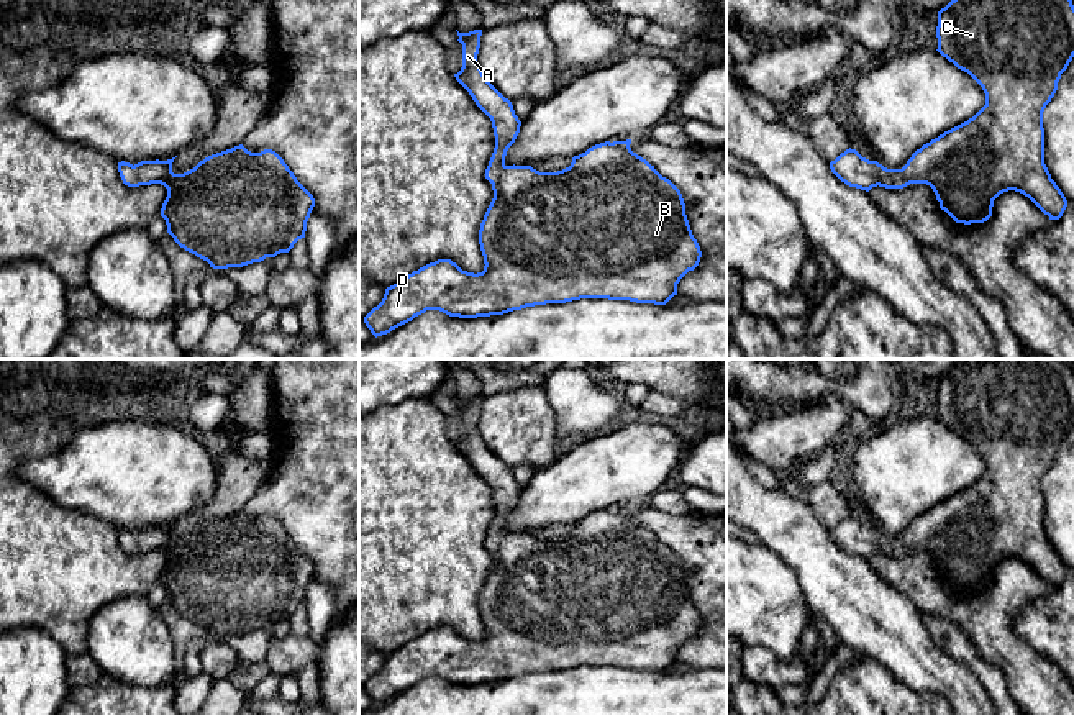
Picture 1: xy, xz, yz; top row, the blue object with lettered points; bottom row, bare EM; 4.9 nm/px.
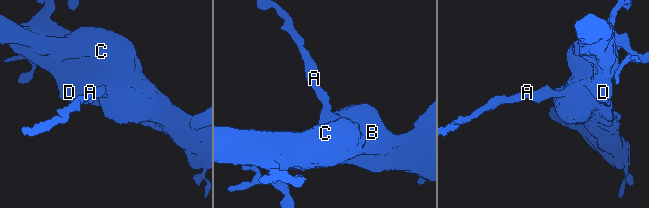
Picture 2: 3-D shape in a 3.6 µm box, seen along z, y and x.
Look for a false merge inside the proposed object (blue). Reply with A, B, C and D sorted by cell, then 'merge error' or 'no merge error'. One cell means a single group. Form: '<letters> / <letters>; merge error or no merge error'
A B C D; no merge error

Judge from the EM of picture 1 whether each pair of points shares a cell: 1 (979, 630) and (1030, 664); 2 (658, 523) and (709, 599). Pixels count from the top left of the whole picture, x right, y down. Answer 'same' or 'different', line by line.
1: same
2: same

